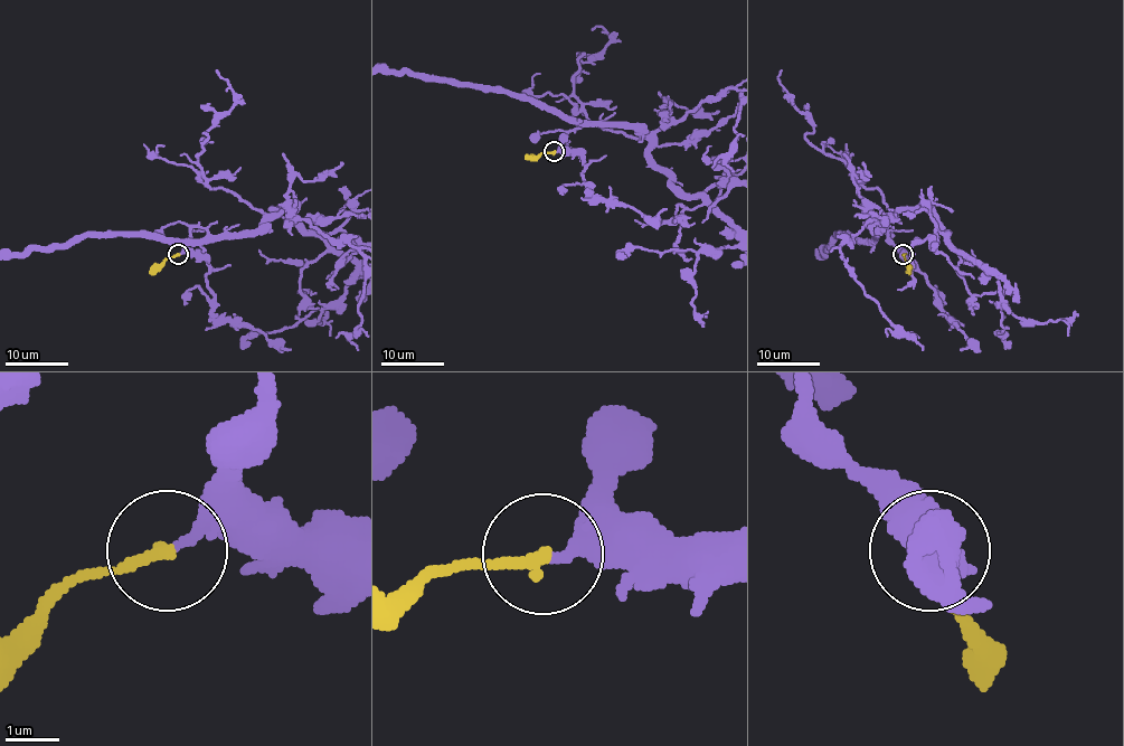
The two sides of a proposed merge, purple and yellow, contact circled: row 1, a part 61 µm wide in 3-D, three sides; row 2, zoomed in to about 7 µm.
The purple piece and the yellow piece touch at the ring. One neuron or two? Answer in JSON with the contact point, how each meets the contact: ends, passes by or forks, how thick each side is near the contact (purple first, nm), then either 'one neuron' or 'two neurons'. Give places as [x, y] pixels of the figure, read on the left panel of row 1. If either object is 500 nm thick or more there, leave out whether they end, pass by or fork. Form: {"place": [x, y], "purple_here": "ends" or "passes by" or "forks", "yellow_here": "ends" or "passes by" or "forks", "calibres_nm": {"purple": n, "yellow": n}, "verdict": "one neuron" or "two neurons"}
{"place": [178, 254], "purple_here": "ends", "yellow_here": "ends", "calibres_nm": {"purple": 240, "yellow": 240}, "verdict": "one neuron"}

